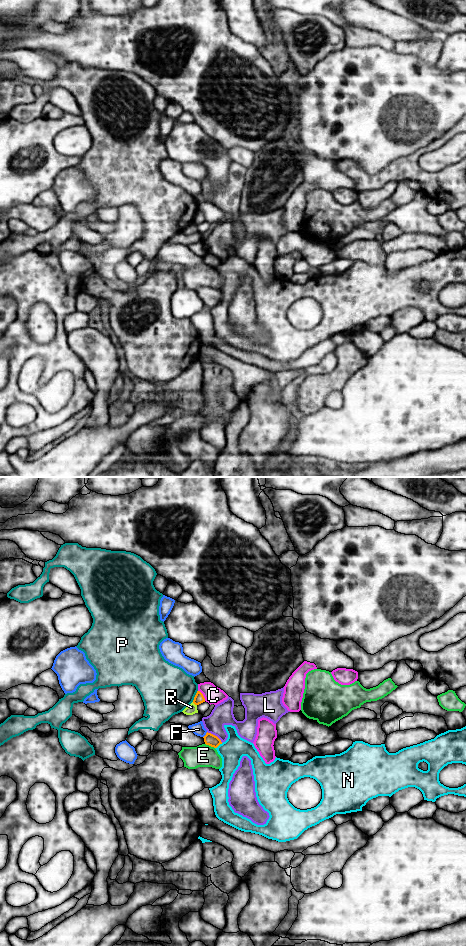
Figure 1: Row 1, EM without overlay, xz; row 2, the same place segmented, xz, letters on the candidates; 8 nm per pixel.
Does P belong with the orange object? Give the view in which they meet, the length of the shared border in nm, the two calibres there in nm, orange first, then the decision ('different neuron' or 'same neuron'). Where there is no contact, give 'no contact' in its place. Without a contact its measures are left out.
meets orange in xz; contact 100 nm long; 80 nm thick on the orange side, 420 nm on the other; different neuron

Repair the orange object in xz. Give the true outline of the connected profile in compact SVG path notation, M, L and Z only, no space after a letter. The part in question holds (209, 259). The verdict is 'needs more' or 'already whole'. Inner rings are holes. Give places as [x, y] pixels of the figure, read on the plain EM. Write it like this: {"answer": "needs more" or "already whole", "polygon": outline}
{"answer": "already whole", "polygon": "M208 252L203 258L206 265L209 265L214 268L217 268L220 264L222 264L221 260L217 256Z"}

